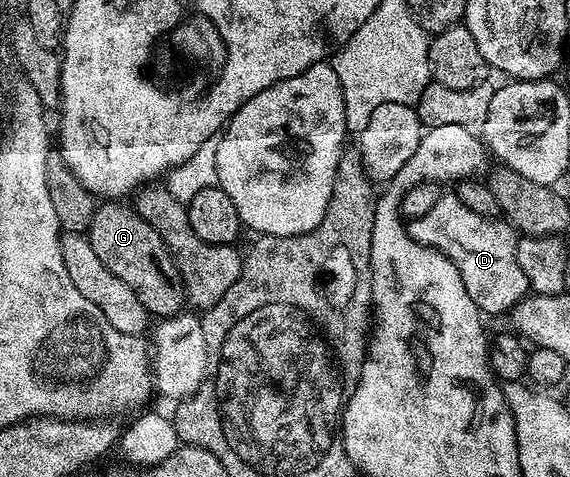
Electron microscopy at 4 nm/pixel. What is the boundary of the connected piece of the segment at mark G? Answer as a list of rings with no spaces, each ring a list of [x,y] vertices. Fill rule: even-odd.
[[[105,201],[94,206],[93,216],[89,222],[87,238],[91,249],[95,249],[95,257],[107,265],[107,269],[131,292],[132,298],[153,317],[168,317],[176,315],[186,306],[185,286],[181,283],[181,275],[177,272],[175,261],[159,233],[146,219],[139,217],[136,206],[125,204],[125,201]]]

